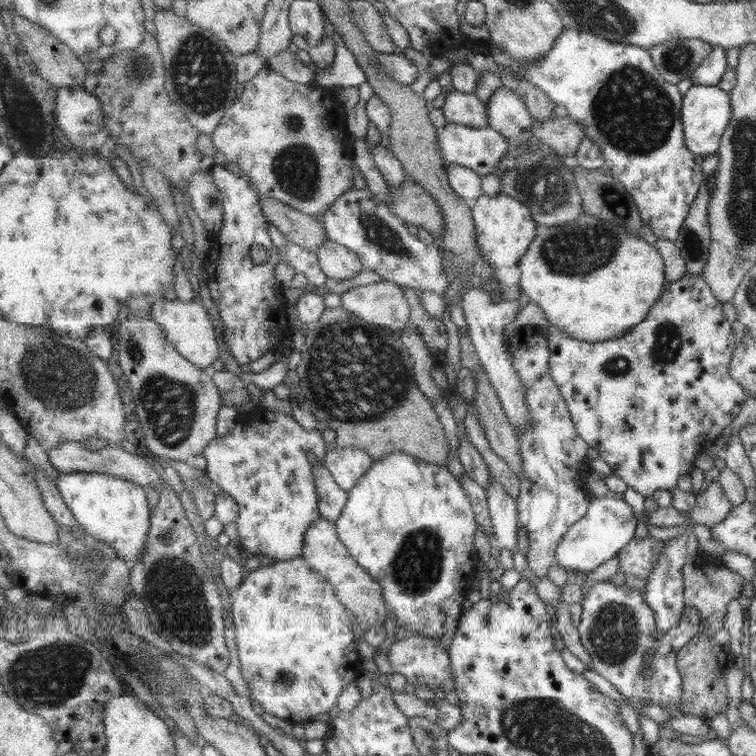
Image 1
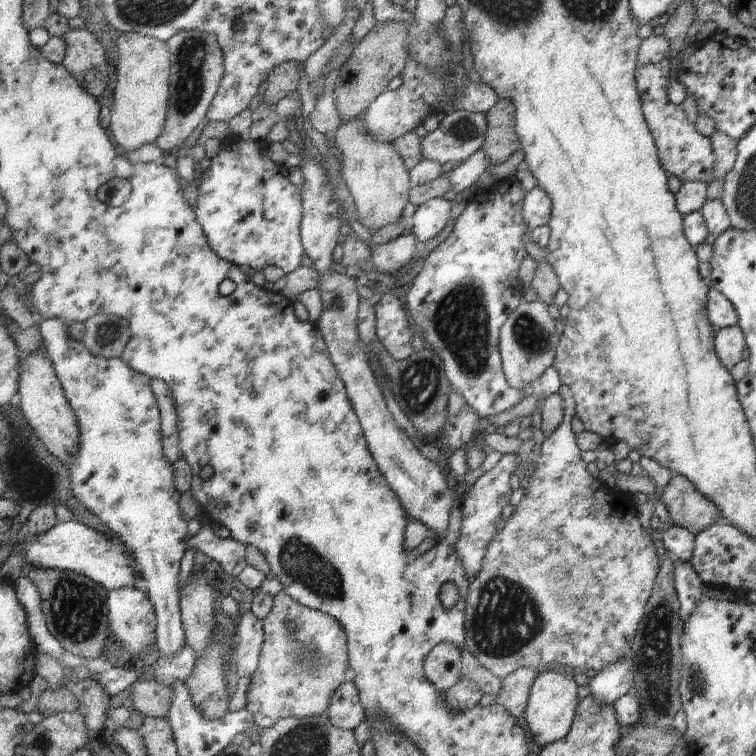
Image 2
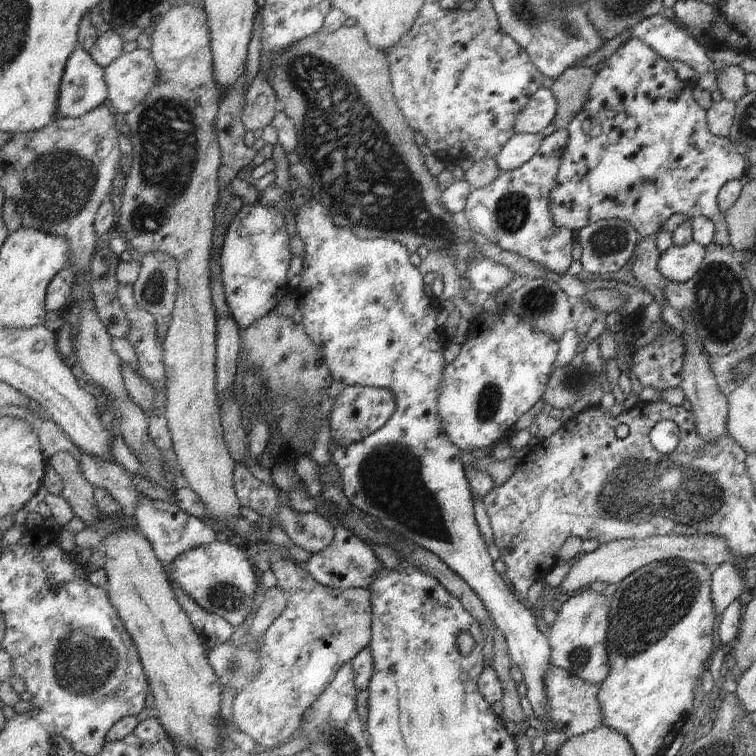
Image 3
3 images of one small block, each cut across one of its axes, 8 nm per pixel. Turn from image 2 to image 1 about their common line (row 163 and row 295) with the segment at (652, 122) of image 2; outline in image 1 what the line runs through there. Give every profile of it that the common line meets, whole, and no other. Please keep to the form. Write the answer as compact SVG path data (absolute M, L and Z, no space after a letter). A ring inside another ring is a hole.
M685 275L673 282L663 281L661 293L646 317L619 338L590 343L582 339L571 338L563 331L557 330L553 324L549 323L546 328L547 349L549 349L548 373L567 405L573 426L577 428L578 434L585 440L588 448L595 448L597 457L609 466L611 474L617 476L626 487L633 489L643 498L651 497L657 490L673 491L679 476L687 475L694 467L695 457L705 450L711 439L719 437L725 426L733 422L746 397L737 382L729 378L729 374L727 374L727 365L737 342L731 333L730 322L727 322L723 317L723 312L720 311L720 305L721 302L715 298L708 284L700 275Z

